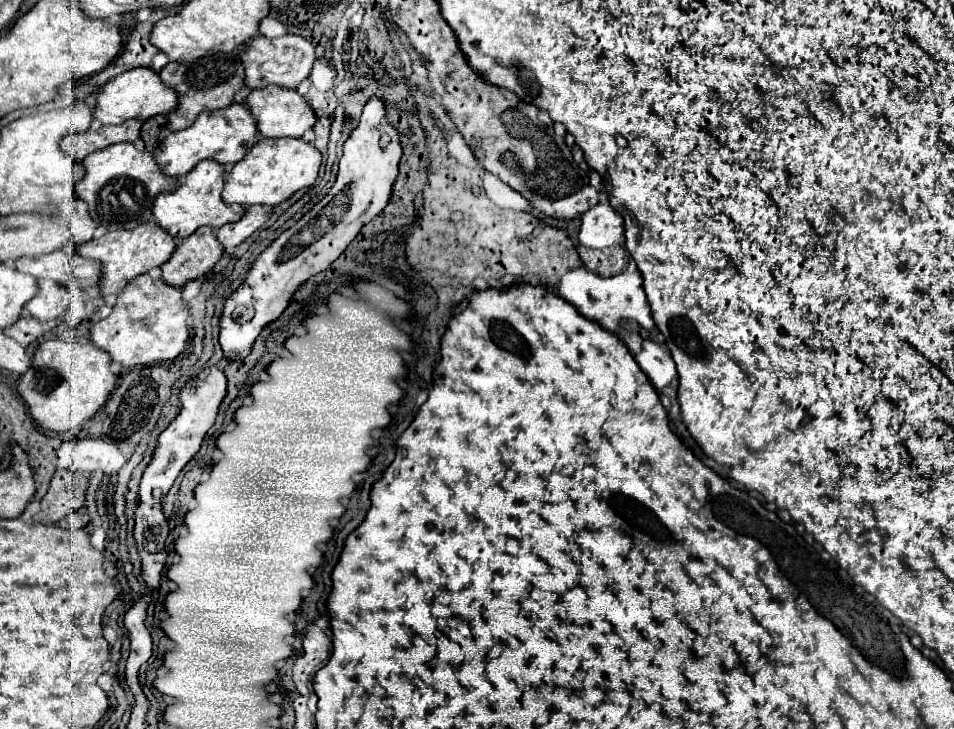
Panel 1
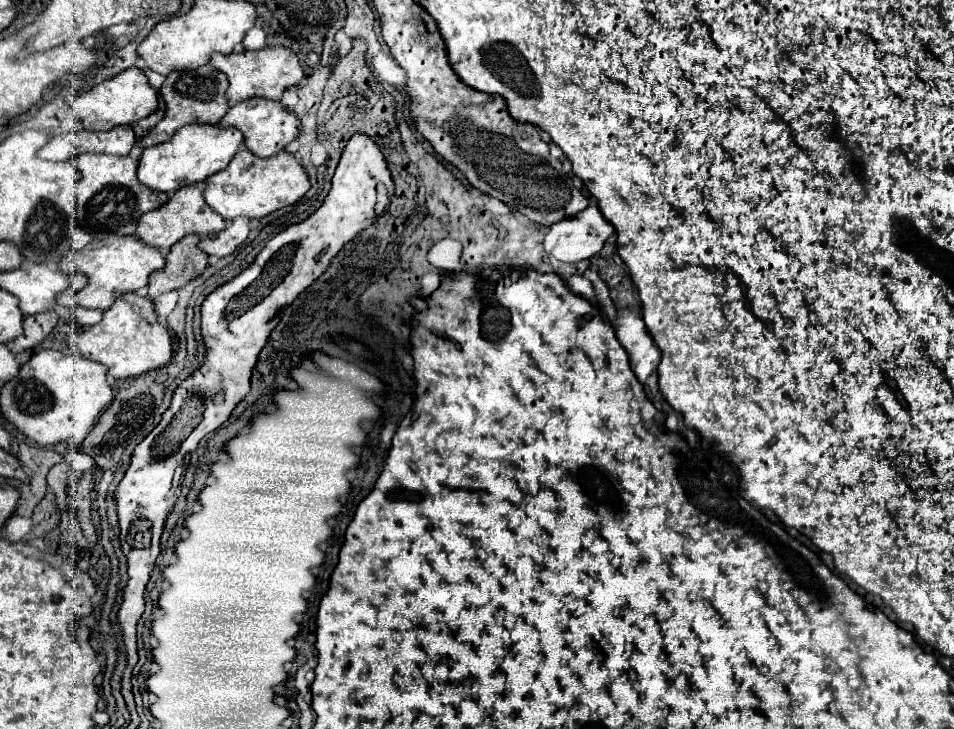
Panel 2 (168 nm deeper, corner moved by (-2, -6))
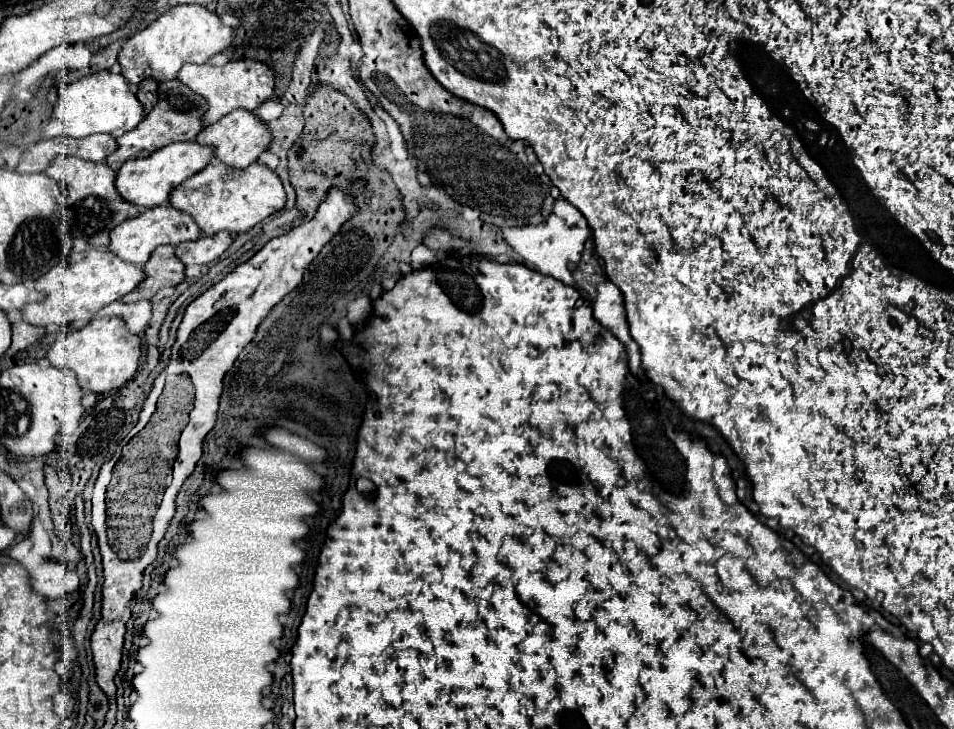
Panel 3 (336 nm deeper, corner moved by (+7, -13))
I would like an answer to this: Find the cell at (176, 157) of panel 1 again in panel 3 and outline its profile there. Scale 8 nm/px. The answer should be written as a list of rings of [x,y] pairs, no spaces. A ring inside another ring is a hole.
[[[195,141],[173,143],[173,145],[167,145],[159,151],[155,151],[149,157],[125,161],[117,173],[115,187],[125,201],[129,201],[141,209],[157,207],[157,205],[163,205],[169,201],[169,191],[173,191],[173,187],[177,187],[177,183],[181,183],[189,175],[195,175],[197,171],[205,169],[213,157],[215,157],[213,147],[209,147],[209,145],[201,145]]]

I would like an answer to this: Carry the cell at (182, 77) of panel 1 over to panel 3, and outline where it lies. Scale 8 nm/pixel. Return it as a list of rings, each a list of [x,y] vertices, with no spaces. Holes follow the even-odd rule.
[[[177,79],[159,83],[157,95],[159,95],[159,101],[153,107],[153,111],[149,115],[145,115],[145,119],[139,123],[139,127],[123,133],[117,139],[117,143],[119,143],[117,153],[111,153],[107,157],[107,163],[115,163],[115,155],[117,155],[119,163],[125,163],[125,161],[137,159],[137,157],[149,157],[151,153],[155,153],[157,149],[161,149],[169,143],[193,141],[201,133],[201,129],[203,129],[201,113],[205,113],[205,107],[209,107],[205,103],[205,99],[201,99],[201,95],[189,91],[183,83],[177,83]]]

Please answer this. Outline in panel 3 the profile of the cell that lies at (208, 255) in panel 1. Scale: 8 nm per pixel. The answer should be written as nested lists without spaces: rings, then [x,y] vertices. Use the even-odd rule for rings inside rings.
[[[161,245],[153,251],[151,259],[145,265],[145,273],[145,281],[127,293],[121,299],[123,303],[153,299],[163,287],[177,287],[181,281],[185,281],[185,265],[177,259],[175,247],[169,245]]]

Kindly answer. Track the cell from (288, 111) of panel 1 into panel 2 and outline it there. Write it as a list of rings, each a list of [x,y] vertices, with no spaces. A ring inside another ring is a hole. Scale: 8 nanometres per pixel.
[[[250,98],[240,104],[234,104],[226,116],[218,122],[220,128],[236,128],[244,134],[244,146],[254,152],[254,156],[268,158],[276,152],[280,152],[288,142],[292,142],[298,136],[298,118],[288,112],[280,102],[262,100],[262,98]]]

